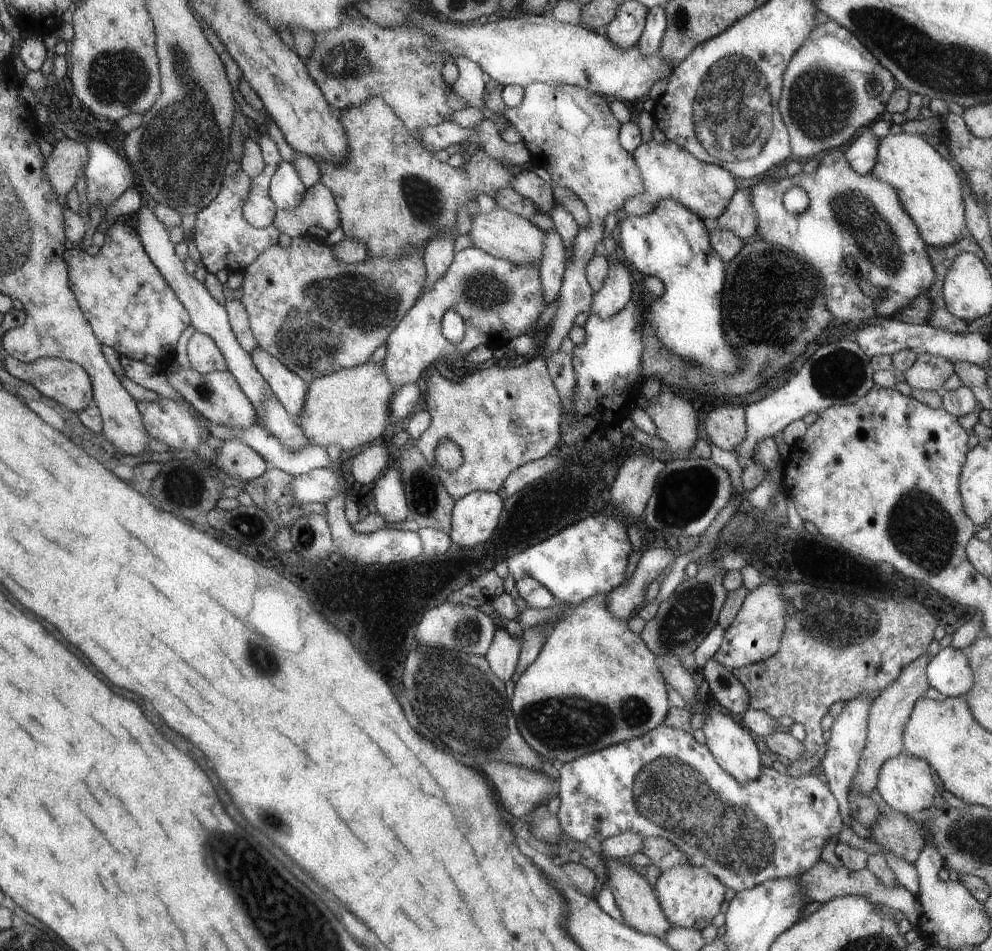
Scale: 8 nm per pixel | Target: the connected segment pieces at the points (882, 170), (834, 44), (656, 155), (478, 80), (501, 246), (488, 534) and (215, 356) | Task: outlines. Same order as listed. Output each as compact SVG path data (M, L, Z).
M904 132L880 137L876 166L871 174L897 188L901 202L929 246L952 246L966 228L965 192L961 176L951 164L920 135Z
M834 20L818 24L808 40L794 53L784 74L780 112L790 136L791 154L812 159L816 154L846 144L860 126L870 124L884 112L884 102L896 88L894 75L864 46L852 31Z
M655 139L648 140L642 142L631 153L641 168L645 180L645 193L625 202L623 207L629 215L650 214L654 206L658 206L658 202L672 198L693 210L700 218L718 218L729 208L733 194L737 192L736 178L729 170L694 158L693 154L678 146L678 143L668 141L658 144Z
M452 56L451 58L459 70L459 78L452 86L454 94L460 98L462 104L477 105L483 109L485 106L482 104L482 96L485 84L482 80L483 70L480 65L470 60L468 56L458 56L458 58Z
M496 208L492 212L478 212L476 216L470 217L472 226L468 236L476 248L480 248L488 254L499 259L514 262L518 266L542 266L545 256L546 231L537 228L529 219L518 215L513 211Z
M474 491L460 498L453 512L453 529L449 537L452 542L462 548L474 548L488 541L497 530L498 522L501 520L502 500L498 492Z
M196 331L189 338L187 346L188 360L191 368L200 374L226 371L228 362L224 352L210 335Z

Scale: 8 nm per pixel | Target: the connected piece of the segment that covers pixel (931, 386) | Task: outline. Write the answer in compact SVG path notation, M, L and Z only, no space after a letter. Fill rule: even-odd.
M924 353L917 356L917 361L903 375L912 389L937 391L956 372L949 359Z

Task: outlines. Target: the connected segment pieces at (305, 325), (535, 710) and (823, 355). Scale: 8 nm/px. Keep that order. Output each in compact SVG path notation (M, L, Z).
M304 234L292 237L292 244L286 246L286 248L282 248L278 244L270 246L252 265L249 265L248 268L243 270L241 286L243 296L241 301L246 306L248 314L250 314L250 328L254 338L257 340L258 347L274 355L274 358L278 358L280 362L285 363L304 382L310 383L318 377L332 374L335 371L345 368L354 368L356 365L370 361L372 353L389 340L390 333L401 324L401 321L405 318L405 314L416 304L423 293L427 273L424 255L420 254L418 250L413 250L410 254L406 254L406 258L396 258L396 260L390 260L390 262L388 262L388 258L374 258L374 260L370 258L370 260L365 260L357 264L346 264L337 259L332 247L326 245L324 240L309 234Z
M594 594L588 601L575 606L574 612L570 616L566 616L560 622L556 622L556 626L554 626L552 634L547 636L545 645L542 646L537 660L528 666L522 673L522 676L515 682L513 693L514 716L516 716L518 730L521 731L526 742L534 750L538 750L538 754L541 754L544 758L548 758L548 760L558 758L563 763L573 761L575 758L602 750L608 746L644 736L644 734L649 733L662 724L668 712L668 686L666 686L666 682L664 682L664 678L662 678L662 674L660 674L660 670L656 666L656 656L646 646L639 633L634 634L634 632L630 632L627 620L616 618L616 616L610 614L609 606L606 604L606 594Z
M844 338L820 346L789 382L762 400L746 406L748 432L745 440L741 442L742 446L737 448L738 452L741 452L737 458L740 466L745 468L751 462L756 446L764 438L773 437L776 432L783 432L786 426L795 420L802 419L810 412L820 414L831 406L854 404L862 396L866 396L874 388L874 373L871 359L864 354L856 341Z

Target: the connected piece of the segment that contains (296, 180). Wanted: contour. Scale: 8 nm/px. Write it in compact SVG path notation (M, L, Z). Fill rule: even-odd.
M285 161L278 166L277 172L273 174L272 184L269 185L273 201L282 210L294 210L296 206L300 206L305 201L307 190L296 168Z

